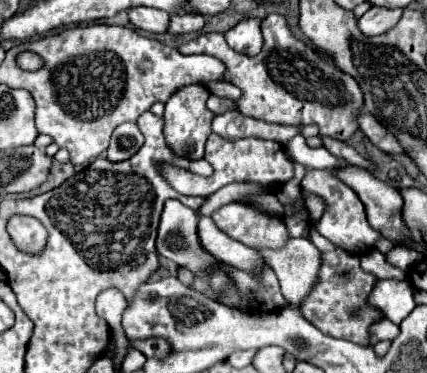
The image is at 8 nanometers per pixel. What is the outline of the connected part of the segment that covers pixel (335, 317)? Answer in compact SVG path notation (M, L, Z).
M314 228L308 230L308 240L312 240L316 248L322 252L322 268L318 286L302 304L302 314L324 334L330 334L334 338L346 338L362 346L370 346L370 326L384 318L384 314L378 308L368 304L368 296L378 278L360 268L358 256L334 248L326 238L314 232Z

